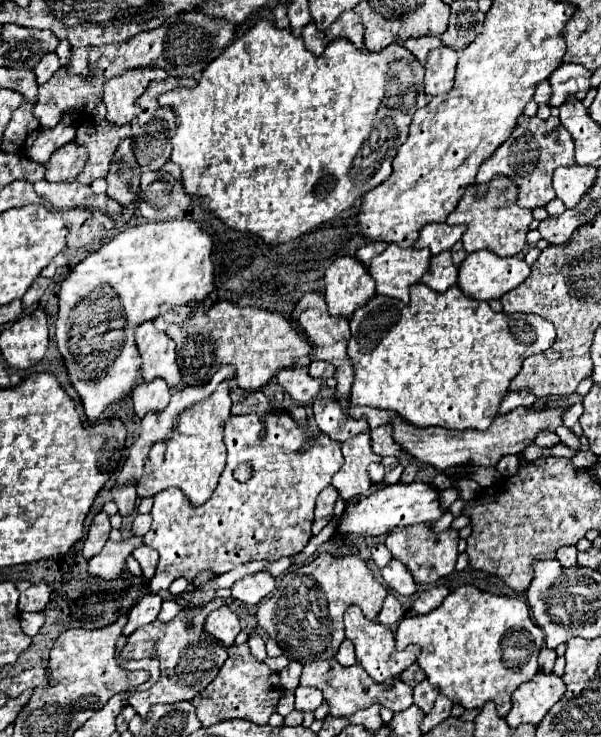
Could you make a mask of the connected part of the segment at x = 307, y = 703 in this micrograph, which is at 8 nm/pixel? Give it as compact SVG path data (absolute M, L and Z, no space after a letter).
M298 686L294 696L296 696L296 710L302 710L302 712L316 710L322 704L322 694L320 694L318 688L310 688L310 686L302 688L302 686Z

